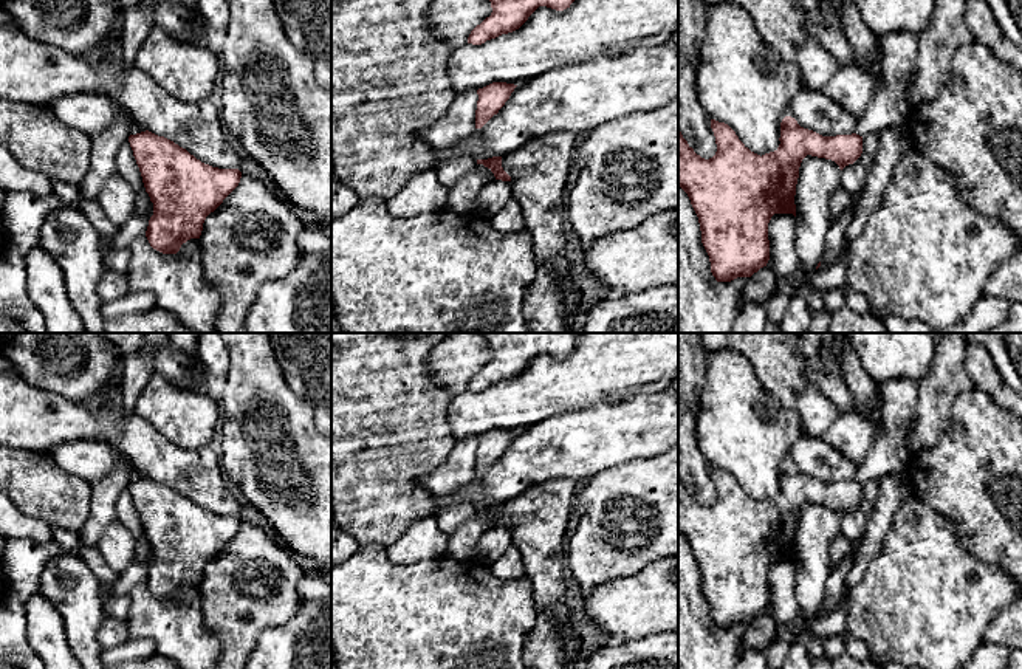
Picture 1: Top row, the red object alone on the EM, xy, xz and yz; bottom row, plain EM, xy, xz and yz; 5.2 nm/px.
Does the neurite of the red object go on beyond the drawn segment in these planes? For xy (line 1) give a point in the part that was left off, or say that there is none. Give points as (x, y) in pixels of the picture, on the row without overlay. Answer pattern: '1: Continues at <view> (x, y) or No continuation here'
1: No continuation here

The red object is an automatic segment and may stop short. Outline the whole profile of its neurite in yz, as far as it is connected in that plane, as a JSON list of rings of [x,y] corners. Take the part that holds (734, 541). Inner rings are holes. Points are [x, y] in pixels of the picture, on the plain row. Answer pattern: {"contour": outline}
{"contour": [[[791,463],[780,469],[780,491],[774,499],[757,502],[751,499],[725,469],[711,466],[717,499],[705,506],[678,477],[678,533],[688,540],[698,564],[701,590],[709,602],[711,619],[717,629],[751,624],[770,607],[768,570],[774,561],[796,564],[796,531],[799,514],[807,502],[835,508],[842,517],[863,500],[863,483],[822,483],[804,475]]]}

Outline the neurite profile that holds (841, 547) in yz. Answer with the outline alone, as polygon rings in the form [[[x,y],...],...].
[[[839,533],[830,547],[832,570],[835,570],[845,558],[855,558],[856,545],[858,539],[849,540]]]

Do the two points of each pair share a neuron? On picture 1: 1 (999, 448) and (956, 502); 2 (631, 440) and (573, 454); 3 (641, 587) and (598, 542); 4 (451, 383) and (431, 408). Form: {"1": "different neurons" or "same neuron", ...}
{"1": "same neuron", "2": "same neuron", "3": "different neurons", "4": "different neurons"}

